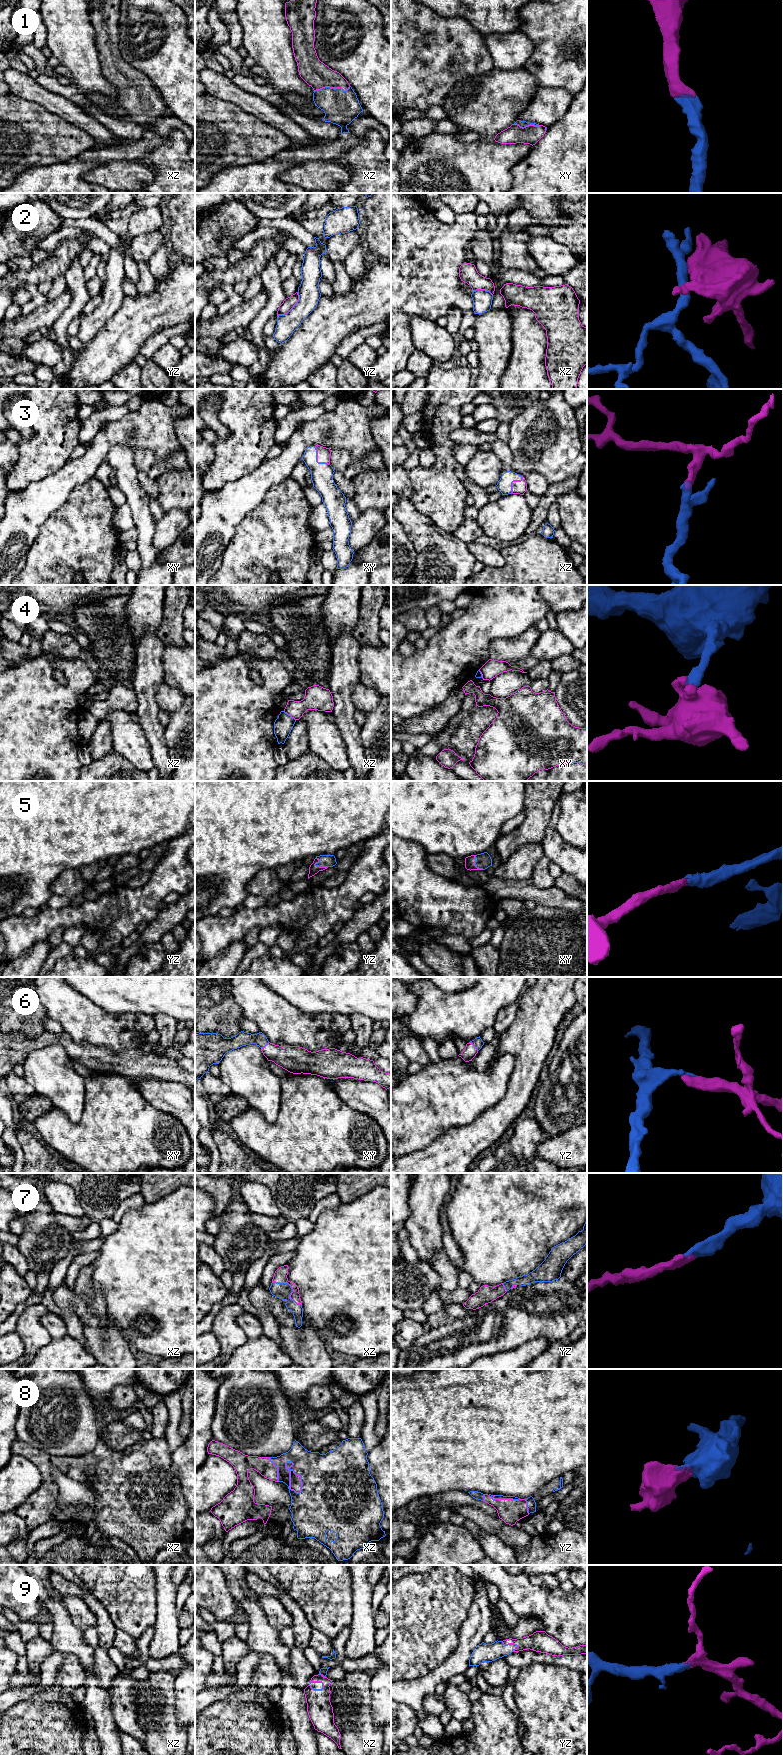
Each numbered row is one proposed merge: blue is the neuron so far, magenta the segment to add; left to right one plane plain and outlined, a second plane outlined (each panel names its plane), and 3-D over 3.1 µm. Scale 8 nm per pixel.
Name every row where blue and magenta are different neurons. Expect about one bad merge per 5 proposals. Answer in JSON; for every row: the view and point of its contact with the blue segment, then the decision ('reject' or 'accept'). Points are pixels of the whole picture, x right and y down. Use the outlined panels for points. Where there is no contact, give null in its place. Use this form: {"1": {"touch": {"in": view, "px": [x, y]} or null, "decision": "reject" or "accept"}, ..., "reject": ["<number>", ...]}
{"1": {"touch": {"in": "xz", "px": [332, 88]}, "decision": "accept"}, "2": {"touch": {"in": "yz", "px": [293, 307]}, "decision": "reject"}, "3": {"touch": {"in": "xy", "px": [316, 460]}, "decision": "accept"}, "4": {"touch": {"in": "xz", "px": [289, 715]}, "decision": "reject"}, "5": {"touch": {"in": "yz", "px": [318, 865]}, "decision": "accept"}, "6": {"touch": {"in": "yz", "px": [474, 1045]}, "decision": "accept"}, "7": {"touch": {"in": "xz", "px": [291, 1288]}, "decision": "accept"}, "8": {"touch": {"in": "xz", "px": [289, 1479]}, "decision": "accept"}, "9": {"touch": {"in": "xz", "px": [319, 1682]}, "decision": "accept"}, "reject": ["2", "4"]}

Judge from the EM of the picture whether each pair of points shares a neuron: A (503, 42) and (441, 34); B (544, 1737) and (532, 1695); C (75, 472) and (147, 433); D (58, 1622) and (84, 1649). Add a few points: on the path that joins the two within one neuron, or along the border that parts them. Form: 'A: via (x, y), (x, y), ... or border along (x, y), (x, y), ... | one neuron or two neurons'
A: border along (484, 37), (484, 43), (494, 62) | two neurons
B: via (544, 1727), (544, 1707), (542, 1705) | one neuron
C: via (93, 456), (109, 440), (129, 440) | one neuron
D: via (64, 1629), (77, 1642) | one neuron

